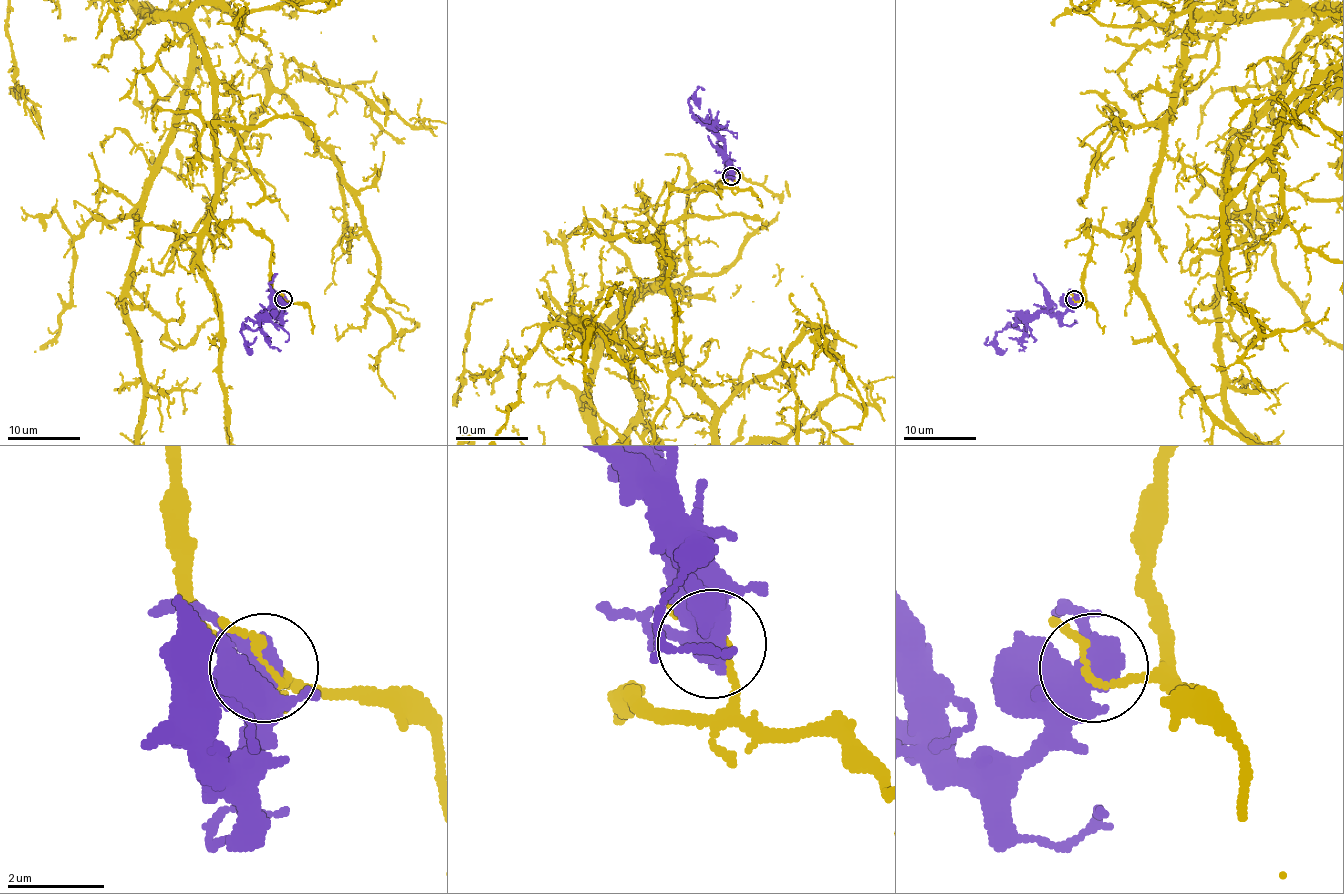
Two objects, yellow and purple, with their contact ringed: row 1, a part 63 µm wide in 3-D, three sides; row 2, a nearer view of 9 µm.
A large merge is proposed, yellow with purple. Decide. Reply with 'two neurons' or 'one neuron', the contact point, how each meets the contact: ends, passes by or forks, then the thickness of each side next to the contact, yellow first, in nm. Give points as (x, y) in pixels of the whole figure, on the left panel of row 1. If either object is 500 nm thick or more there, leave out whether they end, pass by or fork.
two neurons; at (283, 299); 130 nm thick on the yellow side, 550 nm on the other

